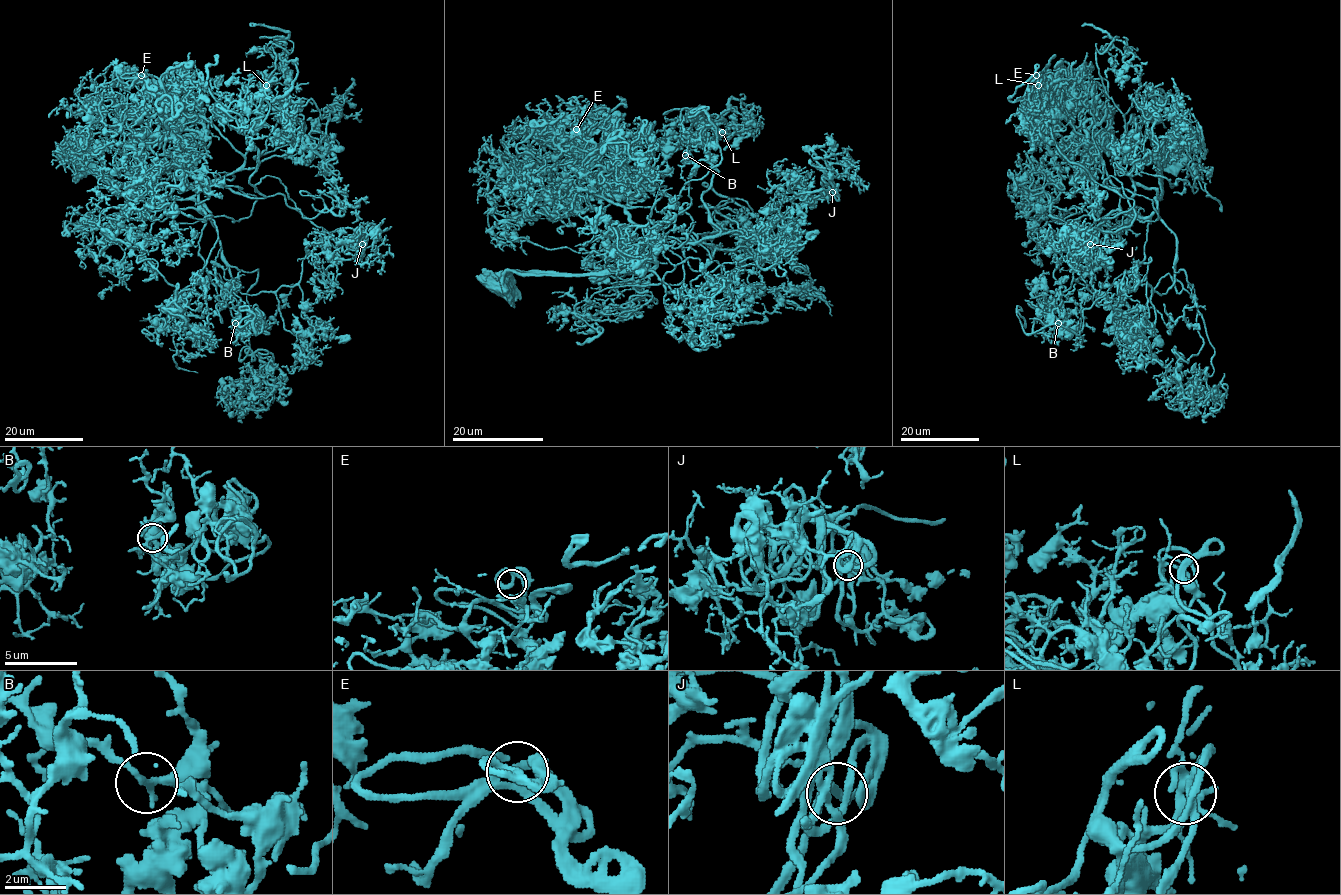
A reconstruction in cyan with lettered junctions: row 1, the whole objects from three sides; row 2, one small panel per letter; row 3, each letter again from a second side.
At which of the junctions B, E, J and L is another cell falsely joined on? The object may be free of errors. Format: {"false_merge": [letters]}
{"false_merge": []}

